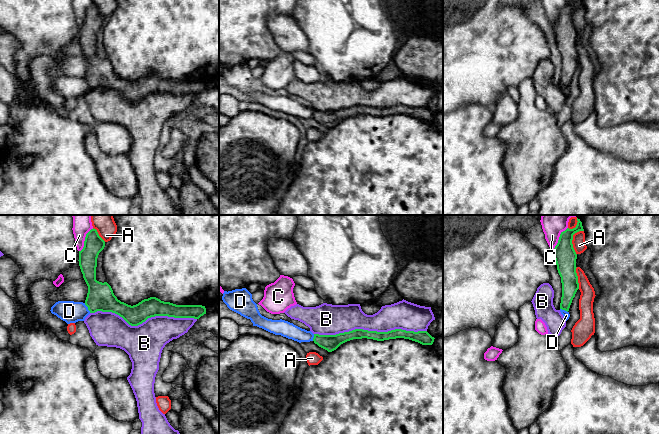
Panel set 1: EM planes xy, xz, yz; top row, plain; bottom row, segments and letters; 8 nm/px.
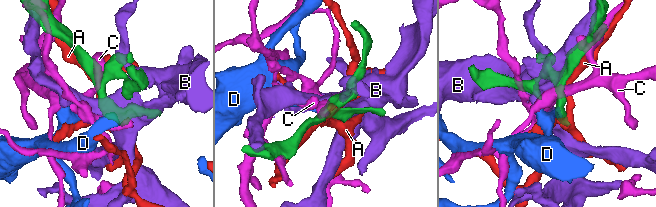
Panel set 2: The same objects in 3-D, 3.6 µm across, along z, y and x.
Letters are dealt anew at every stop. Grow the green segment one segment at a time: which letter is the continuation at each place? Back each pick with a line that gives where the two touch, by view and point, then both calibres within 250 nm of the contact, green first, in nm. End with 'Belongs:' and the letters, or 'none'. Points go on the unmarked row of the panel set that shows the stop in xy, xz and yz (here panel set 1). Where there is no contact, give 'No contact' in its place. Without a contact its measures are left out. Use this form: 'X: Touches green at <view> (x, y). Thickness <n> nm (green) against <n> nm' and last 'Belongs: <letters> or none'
Belongs: none

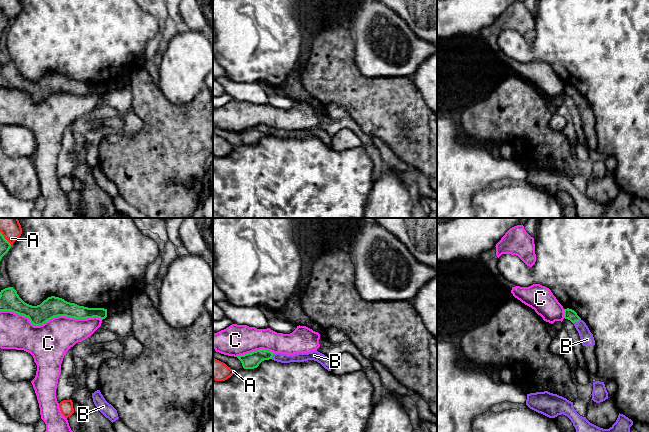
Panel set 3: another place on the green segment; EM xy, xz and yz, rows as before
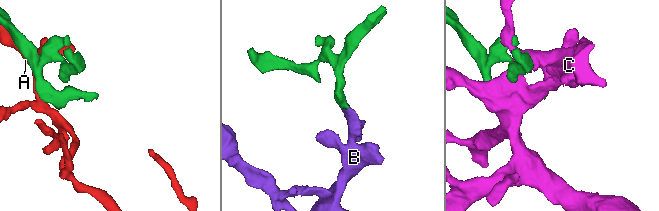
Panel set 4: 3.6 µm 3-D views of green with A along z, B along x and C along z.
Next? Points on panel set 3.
B: Touches green at yz (576, 97). Thickness 90 nm (green) against 110 nm
Belongs: B

